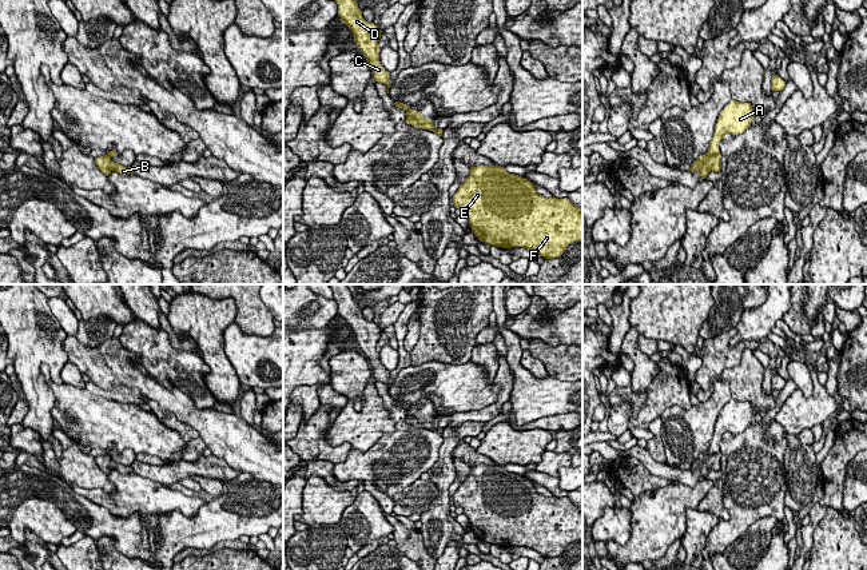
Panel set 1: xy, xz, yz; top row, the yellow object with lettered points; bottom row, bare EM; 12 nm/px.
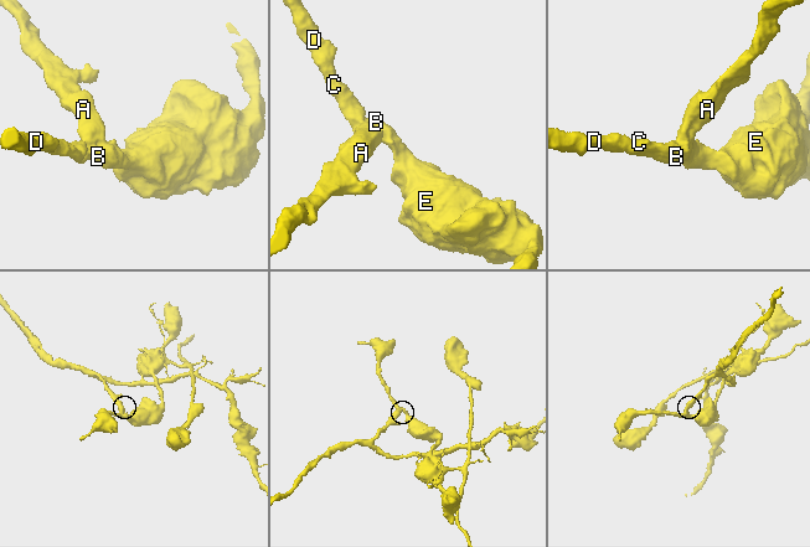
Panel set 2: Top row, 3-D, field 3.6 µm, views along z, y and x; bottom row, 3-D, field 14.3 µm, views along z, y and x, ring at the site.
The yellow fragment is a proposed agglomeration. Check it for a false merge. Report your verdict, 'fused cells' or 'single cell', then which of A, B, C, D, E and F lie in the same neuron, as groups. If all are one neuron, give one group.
fused cells | A / B C D E F

